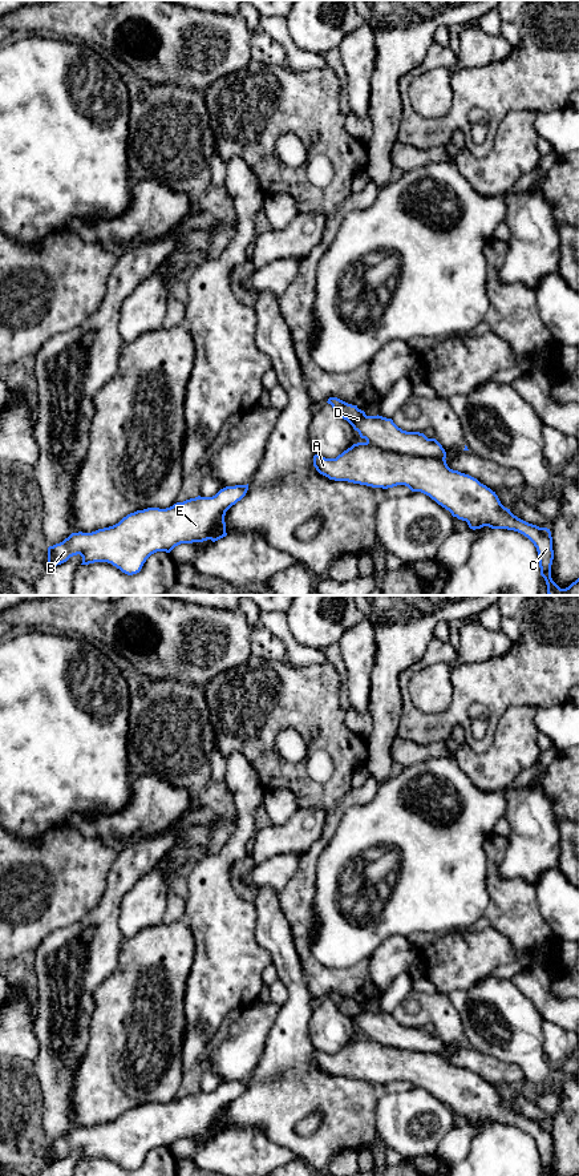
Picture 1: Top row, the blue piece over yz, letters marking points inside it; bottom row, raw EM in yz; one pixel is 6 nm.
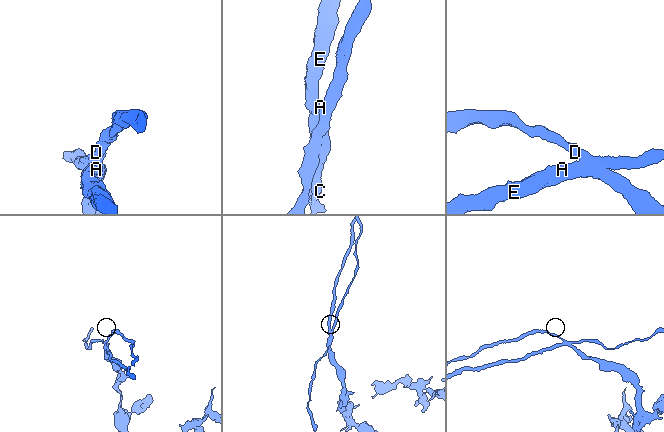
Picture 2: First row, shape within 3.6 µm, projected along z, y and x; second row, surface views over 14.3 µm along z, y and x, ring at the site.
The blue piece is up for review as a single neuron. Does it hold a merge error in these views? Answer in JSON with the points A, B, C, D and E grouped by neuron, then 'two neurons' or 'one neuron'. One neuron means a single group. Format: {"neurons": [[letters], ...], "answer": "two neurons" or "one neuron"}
{"neurons": [["A", "B", "C", "D", "E"]], "answer": "one neuron"}

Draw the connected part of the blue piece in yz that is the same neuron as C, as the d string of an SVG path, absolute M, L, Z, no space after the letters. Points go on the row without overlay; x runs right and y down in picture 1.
M329 993L327 998L367 1036L353 1039L336 1054L315 1050L313 1062L320 1070L372 1083L405 1080L412 1087L429 1091L453 1112L466 1116L473 1126L489 1122L518 1127L537 1143L540 1171L544 1176L552 1176L550 1124L518 1114L490 1083L450 1064L446 1047L436 1034L402 1026L392 1014L367 1011L357 1001L337 993Z

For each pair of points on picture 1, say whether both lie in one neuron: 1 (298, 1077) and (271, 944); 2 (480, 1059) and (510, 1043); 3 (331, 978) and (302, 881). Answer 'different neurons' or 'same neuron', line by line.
1: same neuron
2: different neurons
3: same neuron

